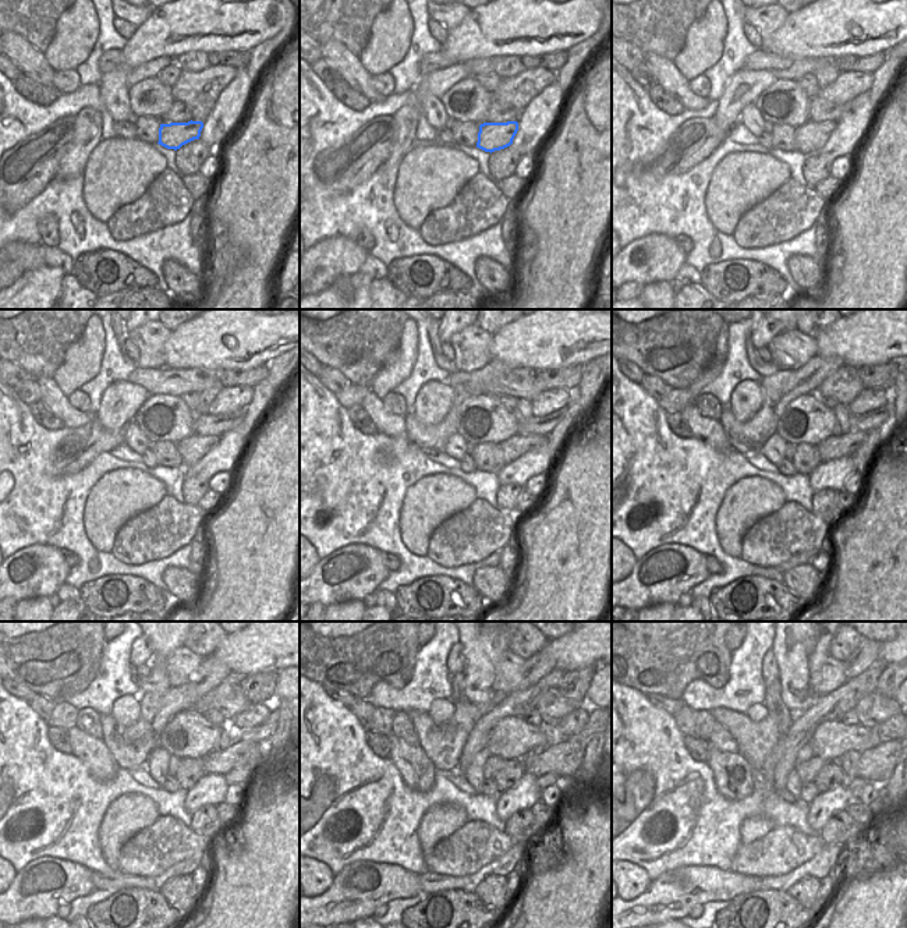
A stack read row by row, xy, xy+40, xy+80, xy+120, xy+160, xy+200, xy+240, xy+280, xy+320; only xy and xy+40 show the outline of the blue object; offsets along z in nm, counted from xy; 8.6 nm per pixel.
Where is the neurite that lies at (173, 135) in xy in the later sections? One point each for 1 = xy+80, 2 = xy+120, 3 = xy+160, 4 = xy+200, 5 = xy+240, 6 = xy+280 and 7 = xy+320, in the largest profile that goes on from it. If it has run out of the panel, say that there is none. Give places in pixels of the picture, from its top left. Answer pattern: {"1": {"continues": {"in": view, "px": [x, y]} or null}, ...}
{"1": {"continues": {"in": "xy+80", "px": [810, 137]}}, "2": {"continues": {"in": "xy+120", "px": [191, 449]}}, "3": {"continues": {"in": "xy+160", "px": [516, 446]}}, "4": {"continues": {"in": "xy+200", "px": [845, 445]}}, "5": {"continues": {"in": "xy+240", "px": [255, 757]}}, "6": {"continues": {"in": "xy+280", "px": [563, 758]}}, "7": {"continues": {"in": "xy+320", "px": [877, 764]}}}

